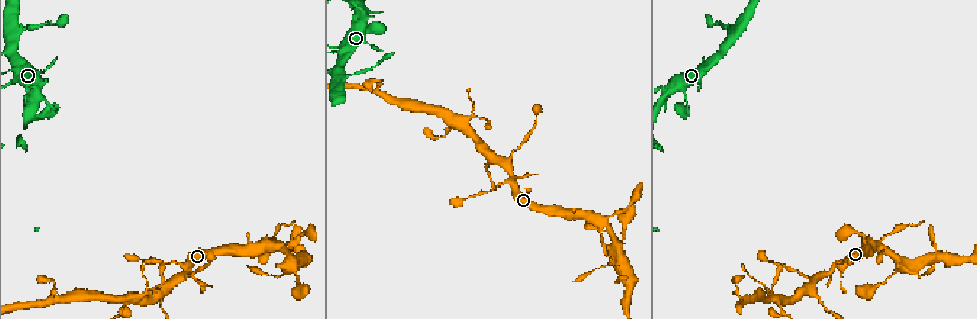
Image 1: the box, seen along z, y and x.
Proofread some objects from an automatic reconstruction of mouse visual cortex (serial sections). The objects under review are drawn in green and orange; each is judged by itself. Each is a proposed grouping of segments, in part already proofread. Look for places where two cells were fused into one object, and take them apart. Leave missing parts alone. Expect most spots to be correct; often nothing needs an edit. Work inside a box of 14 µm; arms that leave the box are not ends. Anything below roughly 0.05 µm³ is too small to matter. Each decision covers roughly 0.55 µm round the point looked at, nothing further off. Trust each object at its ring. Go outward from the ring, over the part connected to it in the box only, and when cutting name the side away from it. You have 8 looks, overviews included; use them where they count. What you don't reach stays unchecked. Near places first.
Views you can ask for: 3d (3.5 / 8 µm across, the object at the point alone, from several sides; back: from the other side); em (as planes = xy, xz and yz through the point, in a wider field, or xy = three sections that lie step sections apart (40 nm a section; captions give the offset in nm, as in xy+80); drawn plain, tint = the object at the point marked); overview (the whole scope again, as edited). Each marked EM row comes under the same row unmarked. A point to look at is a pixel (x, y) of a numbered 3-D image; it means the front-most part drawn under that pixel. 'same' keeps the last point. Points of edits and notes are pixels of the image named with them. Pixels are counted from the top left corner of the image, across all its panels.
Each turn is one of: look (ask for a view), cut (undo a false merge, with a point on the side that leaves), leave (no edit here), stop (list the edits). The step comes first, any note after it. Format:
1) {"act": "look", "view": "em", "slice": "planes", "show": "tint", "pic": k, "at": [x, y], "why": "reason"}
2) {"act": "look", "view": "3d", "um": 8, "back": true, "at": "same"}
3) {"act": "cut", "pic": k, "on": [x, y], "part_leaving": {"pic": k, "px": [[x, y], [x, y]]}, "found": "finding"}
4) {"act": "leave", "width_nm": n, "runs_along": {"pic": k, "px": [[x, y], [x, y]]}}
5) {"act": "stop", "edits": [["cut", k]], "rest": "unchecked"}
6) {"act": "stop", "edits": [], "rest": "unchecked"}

{"act": "look", "view": "3d", "um": 3.5, "pic": 1, "at": [604, 220], "why": "abrupt turn"}

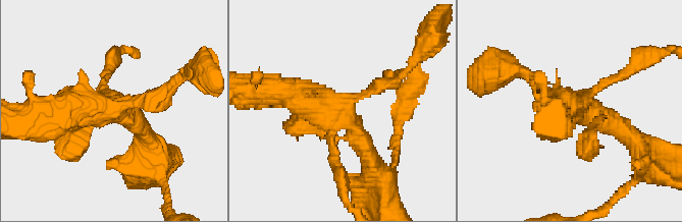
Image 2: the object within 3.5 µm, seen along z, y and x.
{"act": "look", "view": "em", "slice": "xy", "step": 1, "show": "tint", "pic": 2, "at": [338, 113], "why": "need the tissue"}

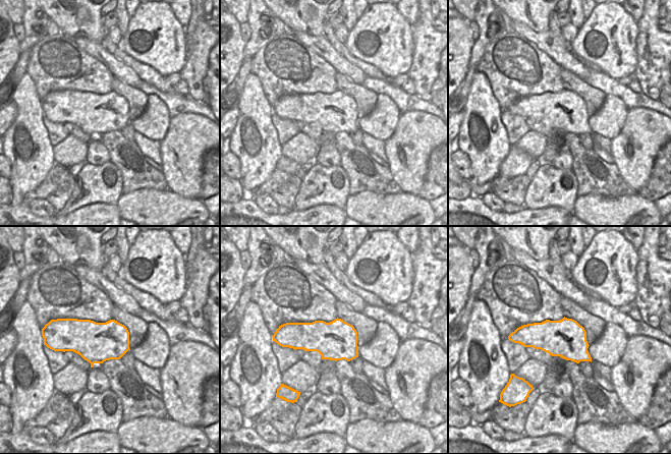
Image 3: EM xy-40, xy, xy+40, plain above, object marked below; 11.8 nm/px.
{"act": "leave", "runs_along": {"pic": 2, "px": [[277, 91], [343, 114], [371, 161]]}, "found": "continuous, no second cell"}

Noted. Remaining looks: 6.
{"act": "look", "view": "3d", "um": 8, "pic": 1, "at": [817, 276], "why": "three-way junction"}

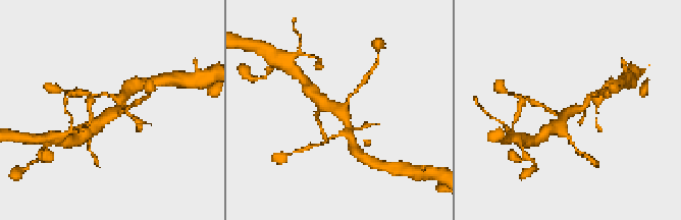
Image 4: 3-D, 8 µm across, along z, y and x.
{"act": "look", "view": "em", "slice": "xy", "step": 5, "show": "tint", "pic": 4, "at": [565, 112], "arms": 3, "arm_widths_nm": [150, 250, 400]}

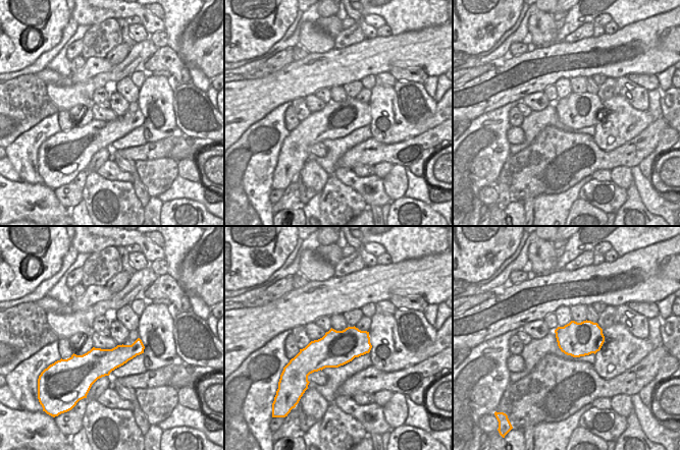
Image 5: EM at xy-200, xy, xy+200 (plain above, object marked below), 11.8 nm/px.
{"act": "leave", "found": "one cell here"}

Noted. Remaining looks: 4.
{"act": "look", "view": "3d", "um": 8, "pic": 1, "at": [463, 127], "why": "thin neck"}

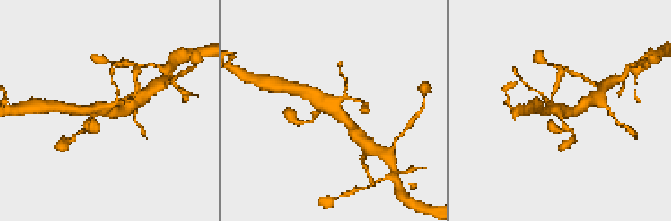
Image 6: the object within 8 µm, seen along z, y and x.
{"act": "look", "view": "3d", "um": 3.5, "pic": 6, "at": [103, 109], "why": "zoom in"}

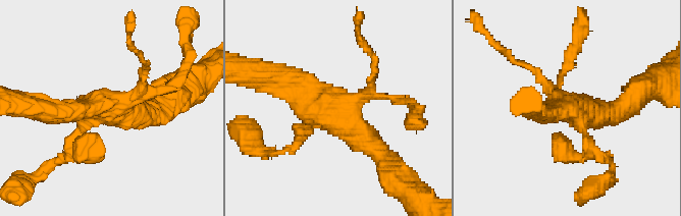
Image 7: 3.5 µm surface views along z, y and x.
{"act": "look", "view": "em", "slice": "xy", "step": 3, "show": "tint", "pic": 7, "at": [112, 111], "arms": 4, "arm_widths_nm": [150, 150, 300, 300]}

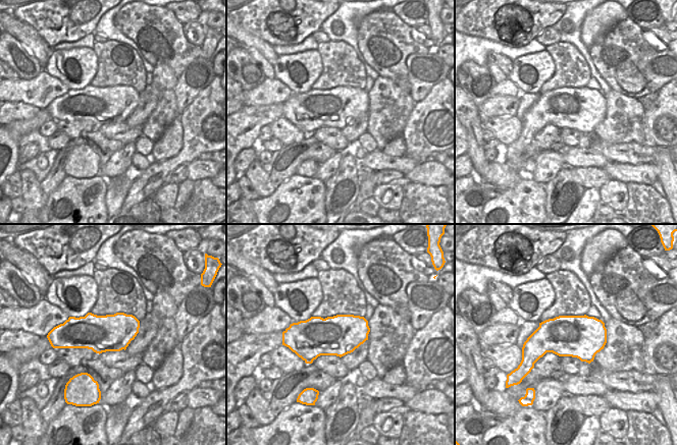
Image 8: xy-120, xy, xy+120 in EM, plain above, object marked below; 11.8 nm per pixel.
{"act": "leave", "runs_along": {"pic": 7, "px": [[387, 166], [341, 119], [284, 86]]}, "found": "one cell here"}

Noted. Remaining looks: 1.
{"act": "stop", "edits": [], "rest": "unchecked"}

